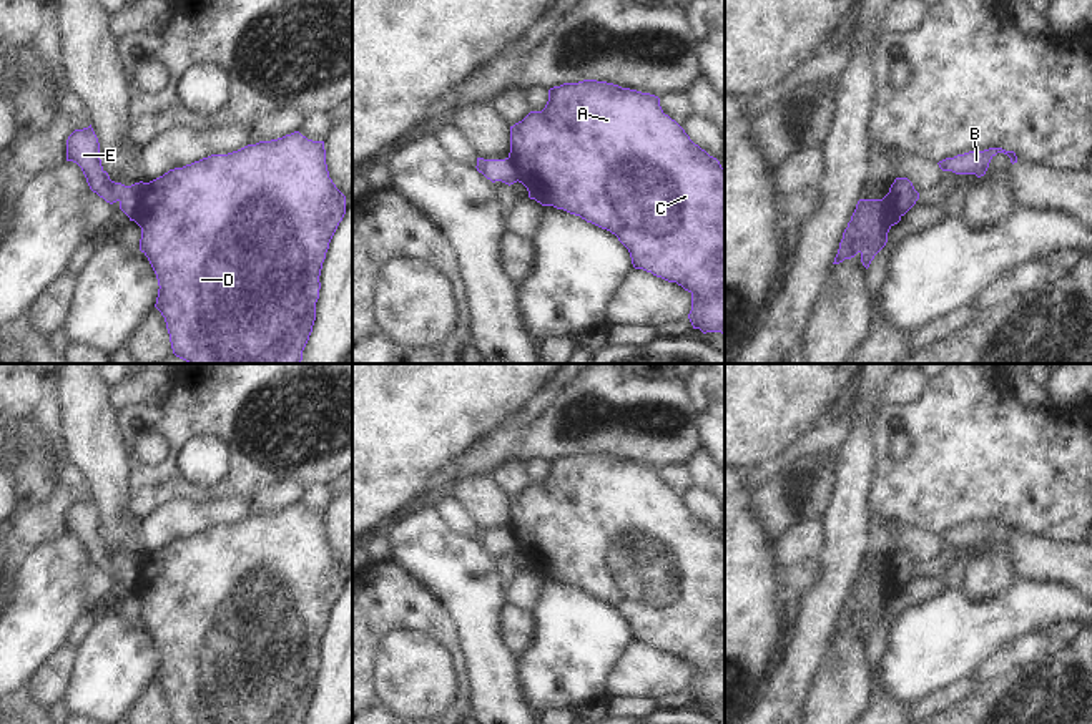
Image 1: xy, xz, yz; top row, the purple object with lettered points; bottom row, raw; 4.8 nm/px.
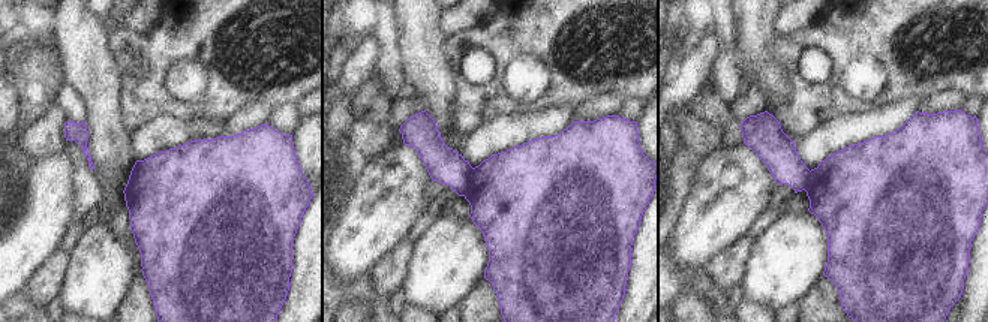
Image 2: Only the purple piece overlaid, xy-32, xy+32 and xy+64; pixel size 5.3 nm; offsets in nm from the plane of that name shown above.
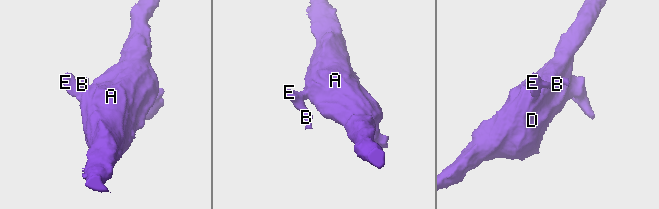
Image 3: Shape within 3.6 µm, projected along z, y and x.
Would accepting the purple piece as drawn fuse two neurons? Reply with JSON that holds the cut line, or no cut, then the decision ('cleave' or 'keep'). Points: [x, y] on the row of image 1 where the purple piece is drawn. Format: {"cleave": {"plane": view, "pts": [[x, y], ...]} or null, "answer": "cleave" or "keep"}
{"cleave": {"plane": "xy", "pts": [[145, 183], [140, 193], [140, 206], [132, 220]]}, "answer": "cleave"}

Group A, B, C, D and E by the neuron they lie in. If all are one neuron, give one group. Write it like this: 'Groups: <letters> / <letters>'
Groups: A C D / B E.

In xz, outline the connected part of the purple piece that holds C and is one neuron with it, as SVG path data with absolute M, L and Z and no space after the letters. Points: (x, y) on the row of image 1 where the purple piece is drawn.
M597 80L553 86L548 90L548 101L542 111L530 111L522 121L510 126L509 158L517 166L519 183L527 188L530 199L542 206L553 206L580 216L587 223L615 234L628 249L635 269L643 269L668 282L676 282L691 294L688 319L693 329L700 329L703 334L725 334L725 169L716 158L695 144L675 120L663 113L658 96Z

